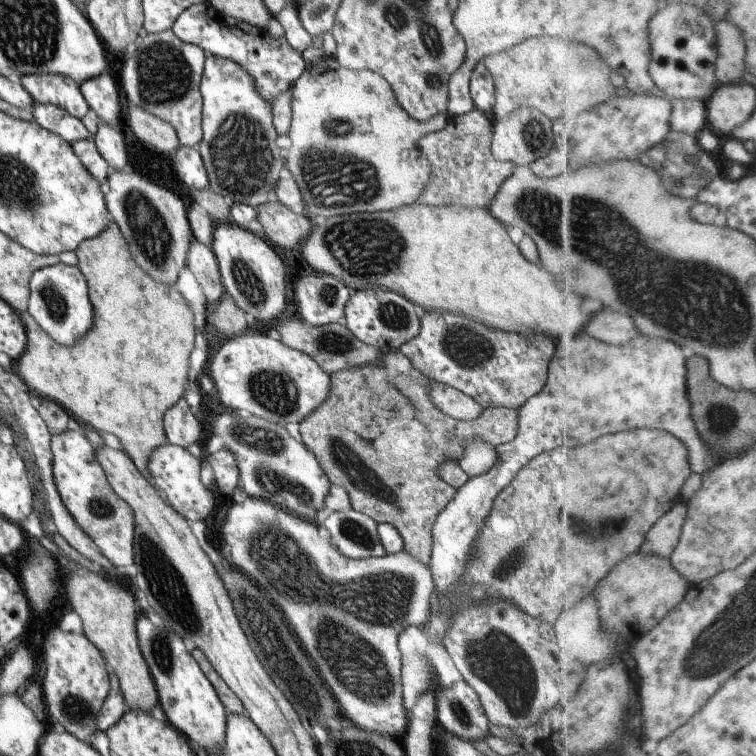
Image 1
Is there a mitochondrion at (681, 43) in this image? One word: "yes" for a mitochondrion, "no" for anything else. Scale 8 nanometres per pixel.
no

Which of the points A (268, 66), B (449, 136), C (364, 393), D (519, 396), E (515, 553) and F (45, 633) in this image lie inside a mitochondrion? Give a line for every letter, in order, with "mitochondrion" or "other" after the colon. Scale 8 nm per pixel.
A: other
B: other
C: other
D: other
E: mitochondrion
F: other

